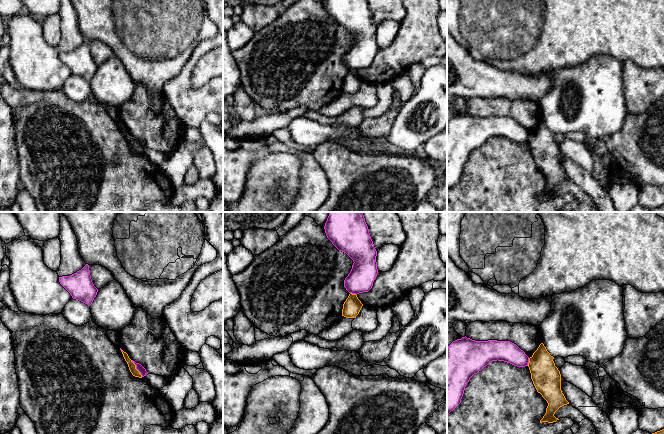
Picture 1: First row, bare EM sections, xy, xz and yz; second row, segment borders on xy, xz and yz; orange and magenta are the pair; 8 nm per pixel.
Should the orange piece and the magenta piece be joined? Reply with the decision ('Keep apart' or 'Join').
Keep apart

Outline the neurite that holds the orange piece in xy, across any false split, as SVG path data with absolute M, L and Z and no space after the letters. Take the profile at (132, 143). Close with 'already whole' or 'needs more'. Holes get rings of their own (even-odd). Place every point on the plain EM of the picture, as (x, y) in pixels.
M121 126L123 133L125 135L125 137L128 140L129 146L132 149L133 152L135 153L139 153L142 154L142 151L140 150L140 148L136 145L136 141L132 138L132 136L129 134L128 130L126 128L124 128L123 126Z | already whole

